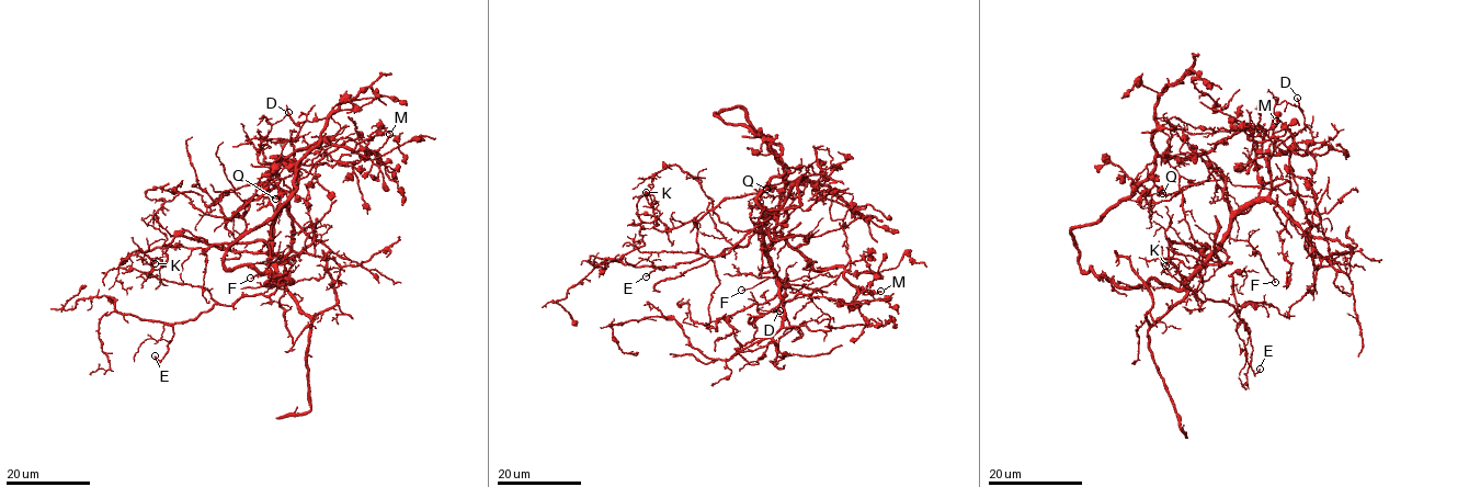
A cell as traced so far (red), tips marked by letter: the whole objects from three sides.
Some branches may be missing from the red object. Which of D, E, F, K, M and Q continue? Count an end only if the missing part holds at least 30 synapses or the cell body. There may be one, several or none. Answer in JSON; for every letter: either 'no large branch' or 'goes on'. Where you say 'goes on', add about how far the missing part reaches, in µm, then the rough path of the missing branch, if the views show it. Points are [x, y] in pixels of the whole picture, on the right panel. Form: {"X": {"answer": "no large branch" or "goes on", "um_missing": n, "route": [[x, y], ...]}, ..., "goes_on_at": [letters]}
{"D": {"answer": "no large branch"}, "E": {"answer": "no large branch"}, "F": {"answer": "no large branch"}, "K": {"answer": "no large branch"}, "M": {"answer": "no large branch"}, "Q": {"answer": "no large branch"}, "goes_on_at": []}

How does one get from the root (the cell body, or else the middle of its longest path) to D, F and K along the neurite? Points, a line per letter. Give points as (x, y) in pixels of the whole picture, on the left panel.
D: (291, 283), (279, 275), (266, 284), (281, 281), (271, 222), (295, 191), (296, 167), (258, 158), (288, 112)
F: (291, 283), (279, 275), (266, 284), (281, 281), (271, 260), (270, 238), (271, 251), (284, 250), (250, 278)
K: (291, 283), (279, 275), (266, 284), (281, 280), (262, 241), (167, 247), (167, 261), (155, 263)

